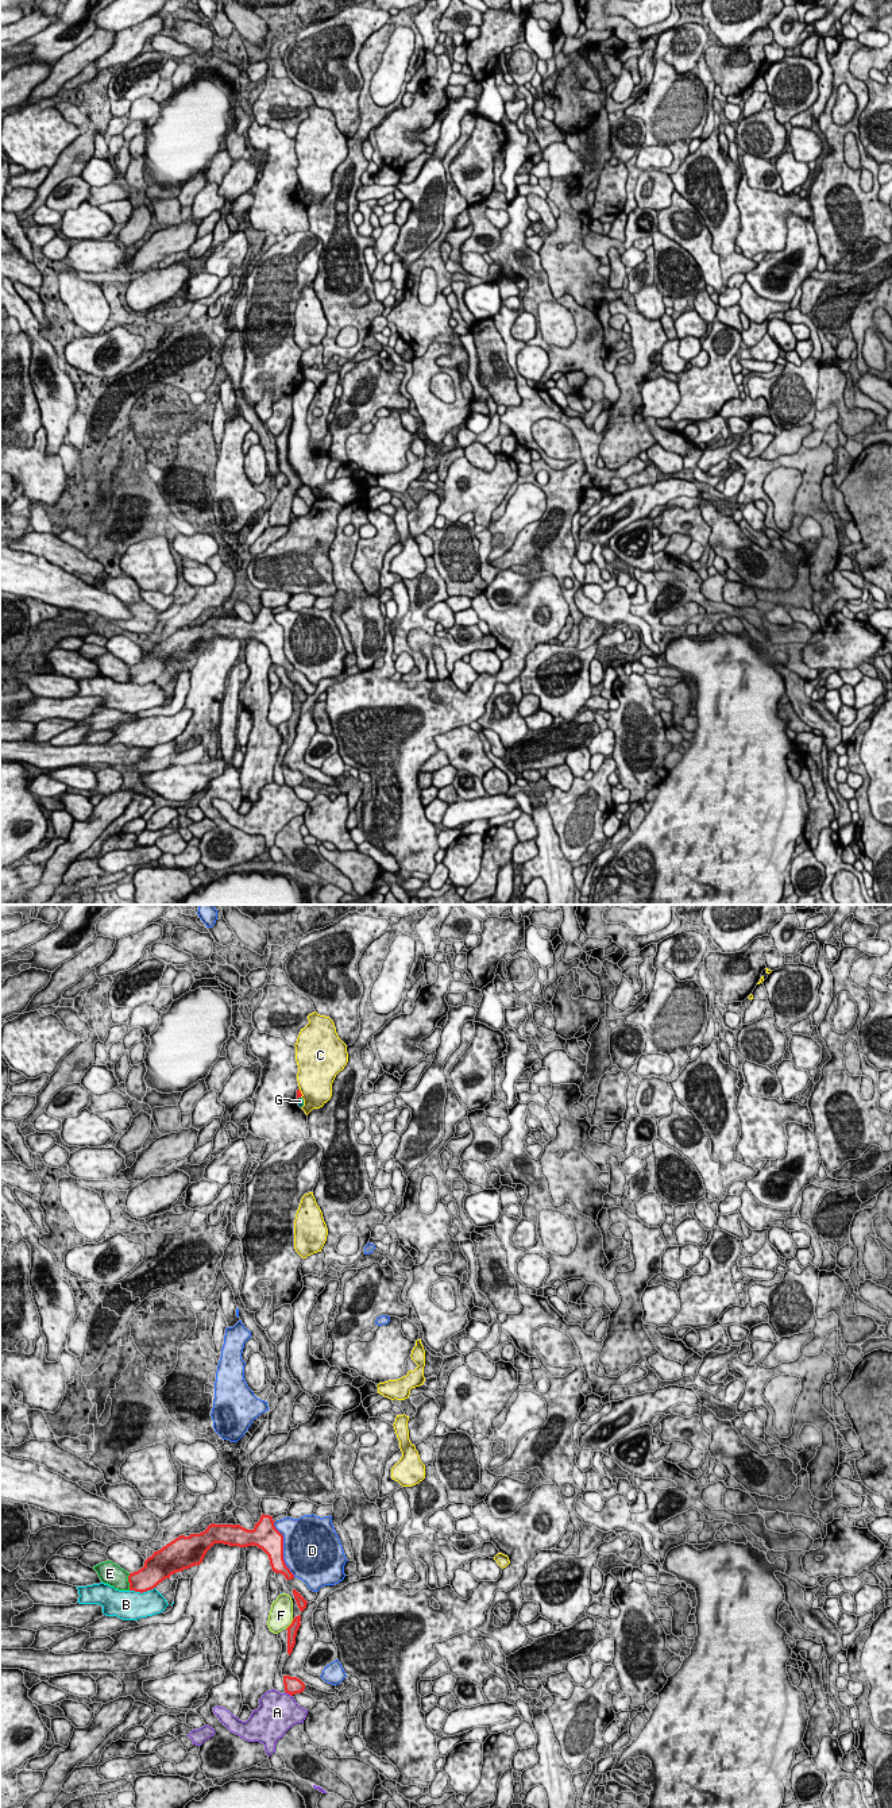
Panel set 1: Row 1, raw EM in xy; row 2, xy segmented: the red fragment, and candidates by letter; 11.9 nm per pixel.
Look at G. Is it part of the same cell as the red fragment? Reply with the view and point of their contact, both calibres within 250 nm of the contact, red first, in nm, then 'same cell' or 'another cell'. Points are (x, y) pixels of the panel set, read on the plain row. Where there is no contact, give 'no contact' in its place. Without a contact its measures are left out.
contact xy (298, 189); calibres 60 and 70 nm; another cell

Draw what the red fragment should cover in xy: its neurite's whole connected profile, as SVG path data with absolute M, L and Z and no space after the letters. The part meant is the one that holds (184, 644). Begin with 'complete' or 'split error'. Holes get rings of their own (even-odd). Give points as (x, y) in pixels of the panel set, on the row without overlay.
complete; M262 606L252 622L240 617L212 616L200 627L179 628L161 643L154 644L144 654L142 662L130 666L130 683L140 686L151 683L165 671L170 671L171 667L194 658L198 659L215 636L239 640L258 639L269 648L273 664L291 672L294 667L283 652L283 628L275 621L274 616L273 609Z

